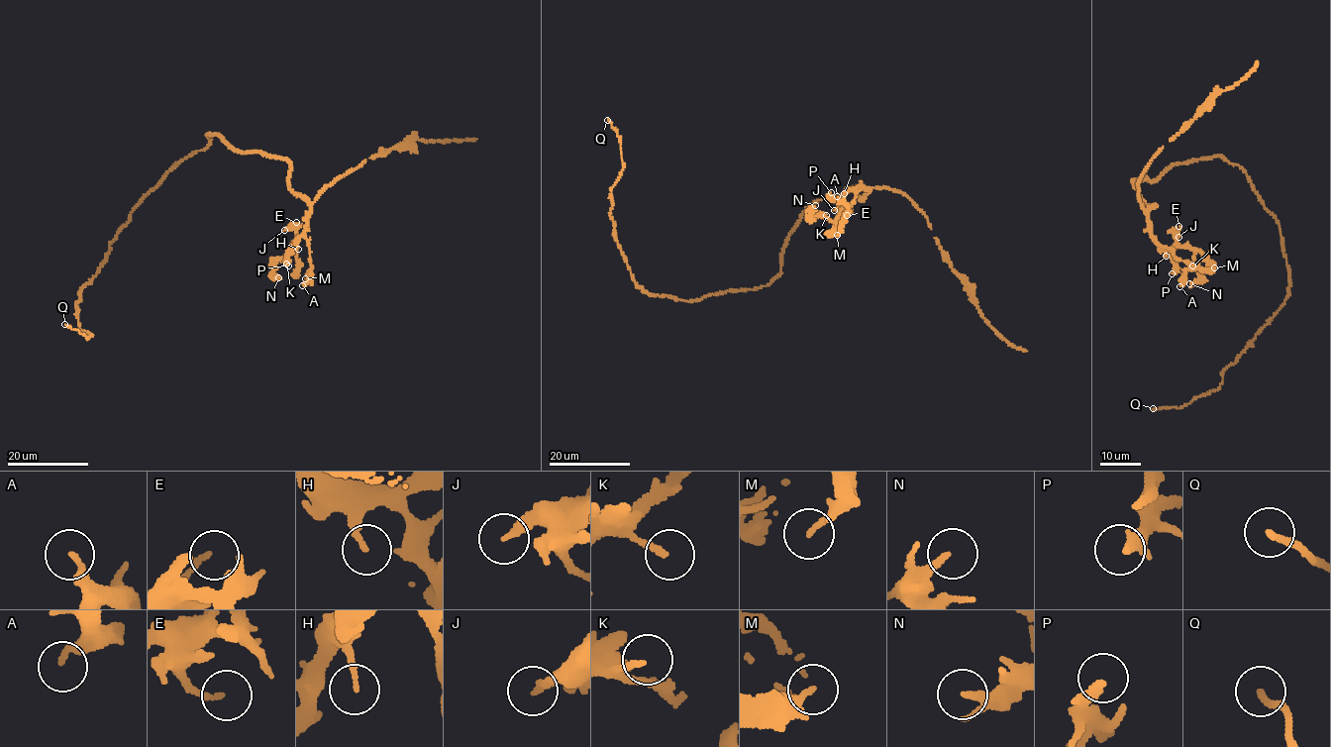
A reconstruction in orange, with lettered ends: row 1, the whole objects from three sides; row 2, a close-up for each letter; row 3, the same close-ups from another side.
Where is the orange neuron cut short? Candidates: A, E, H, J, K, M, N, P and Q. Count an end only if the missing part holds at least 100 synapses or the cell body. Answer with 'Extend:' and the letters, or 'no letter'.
Extend: no letter

